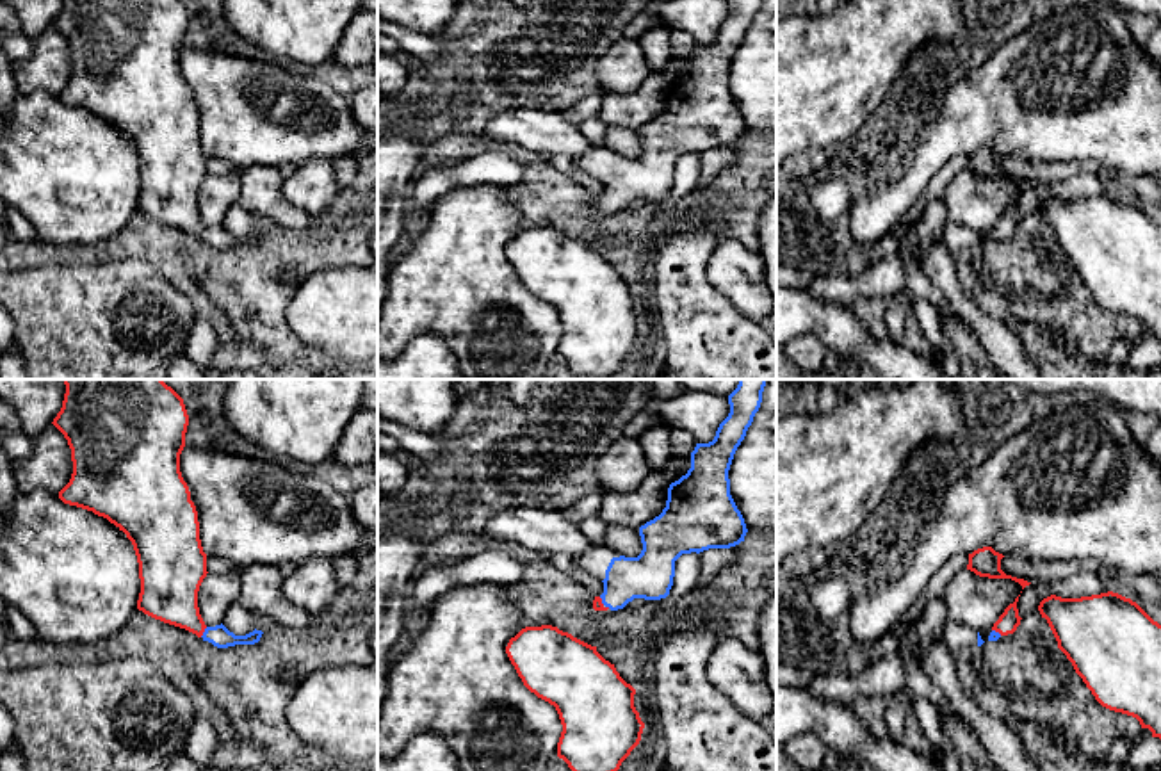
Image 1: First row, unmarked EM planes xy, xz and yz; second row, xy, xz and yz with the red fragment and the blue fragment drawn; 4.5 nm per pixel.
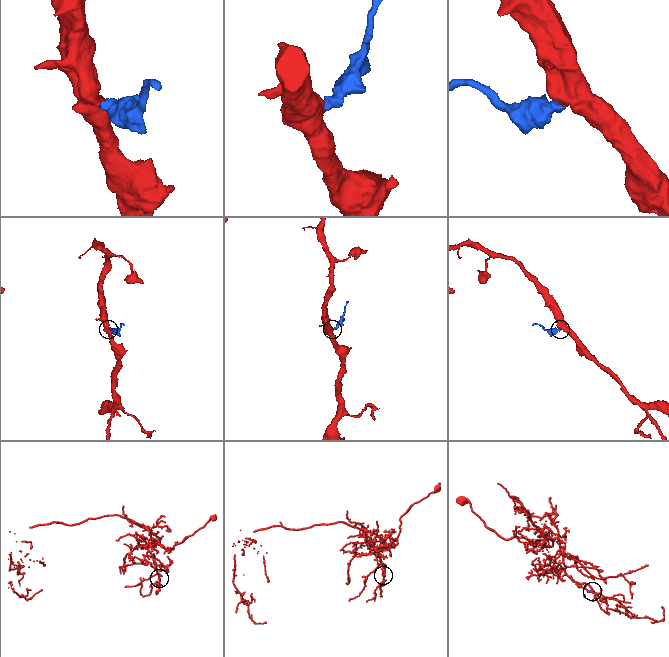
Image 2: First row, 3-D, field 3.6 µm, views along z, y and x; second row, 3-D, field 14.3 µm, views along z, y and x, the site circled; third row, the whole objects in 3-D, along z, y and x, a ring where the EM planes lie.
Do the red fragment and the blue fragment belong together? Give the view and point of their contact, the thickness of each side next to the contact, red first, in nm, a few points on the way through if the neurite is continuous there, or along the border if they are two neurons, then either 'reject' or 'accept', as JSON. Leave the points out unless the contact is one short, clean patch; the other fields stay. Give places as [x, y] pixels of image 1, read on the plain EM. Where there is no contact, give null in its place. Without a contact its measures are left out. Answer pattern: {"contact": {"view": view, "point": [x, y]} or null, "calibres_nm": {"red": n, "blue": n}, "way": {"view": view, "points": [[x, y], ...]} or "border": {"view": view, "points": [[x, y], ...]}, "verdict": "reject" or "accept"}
{"contact": {"view": "xy", "point": [203, 232]}, "calibres_nm": {"red": 260, "blue": 100}, "way": {"view": "xy", "points": [[170, 189], [173, 202], [203, 232], [219, 237]]}, "verdict": "accept"}

